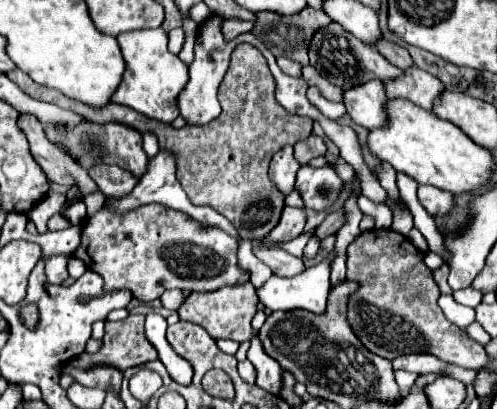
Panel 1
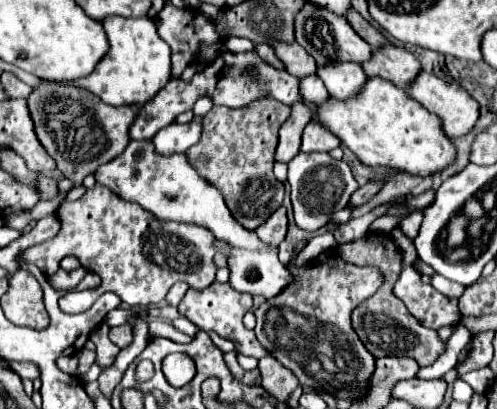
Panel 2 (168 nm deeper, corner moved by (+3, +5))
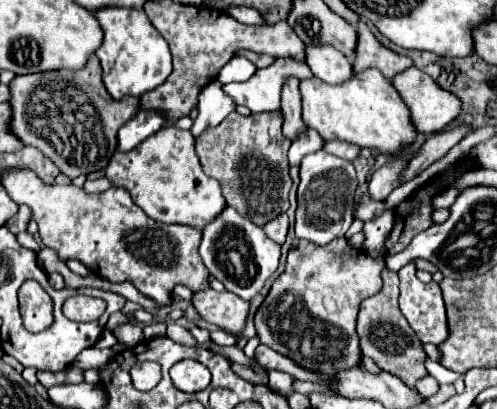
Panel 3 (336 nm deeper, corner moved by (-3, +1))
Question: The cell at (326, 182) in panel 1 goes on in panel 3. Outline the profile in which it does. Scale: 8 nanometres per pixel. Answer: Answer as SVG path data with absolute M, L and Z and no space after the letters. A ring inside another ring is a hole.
M325 151L305 155L299 171L301 183L297 189L297 223L295 235L299 239L313 241L317 245L327 245L337 237L343 237L353 221L353 205L357 191L355 167L351 161L343 161Z

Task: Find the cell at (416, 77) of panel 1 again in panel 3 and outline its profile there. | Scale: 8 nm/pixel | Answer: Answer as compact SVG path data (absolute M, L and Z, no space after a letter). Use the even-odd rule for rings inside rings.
M359 21L357 29L359 29L359 45L355 49L355 61L353 61L355 71L377 67L387 79L393 79L395 75L413 67L413 61L407 55L395 53L385 45L381 45L363 21Z

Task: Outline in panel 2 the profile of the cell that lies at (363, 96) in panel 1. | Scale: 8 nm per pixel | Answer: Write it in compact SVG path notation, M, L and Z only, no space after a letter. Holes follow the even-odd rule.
M357 63L317 67L317 77L325 83L329 95L335 99L347 99L347 95L355 95L361 89L361 83L365 83L365 73Z

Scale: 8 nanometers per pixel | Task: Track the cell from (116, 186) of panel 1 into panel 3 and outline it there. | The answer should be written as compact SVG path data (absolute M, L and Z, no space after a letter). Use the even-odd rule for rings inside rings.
M165 125L159 133L147 137L139 147L131 151L117 151L107 169L105 177L115 187L129 191L131 199L159 223L179 223L203 229L223 207L227 207L221 187L215 179L207 177L201 169L199 157L195 155L195 139L189 131Z

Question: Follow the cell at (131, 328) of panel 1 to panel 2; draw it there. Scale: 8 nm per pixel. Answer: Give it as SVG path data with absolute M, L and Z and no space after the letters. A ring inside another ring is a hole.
M121 325L121 327L113 327L109 331L109 339L113 339L113 343L117 347L127 347L133 341L133 331L129 325Z

